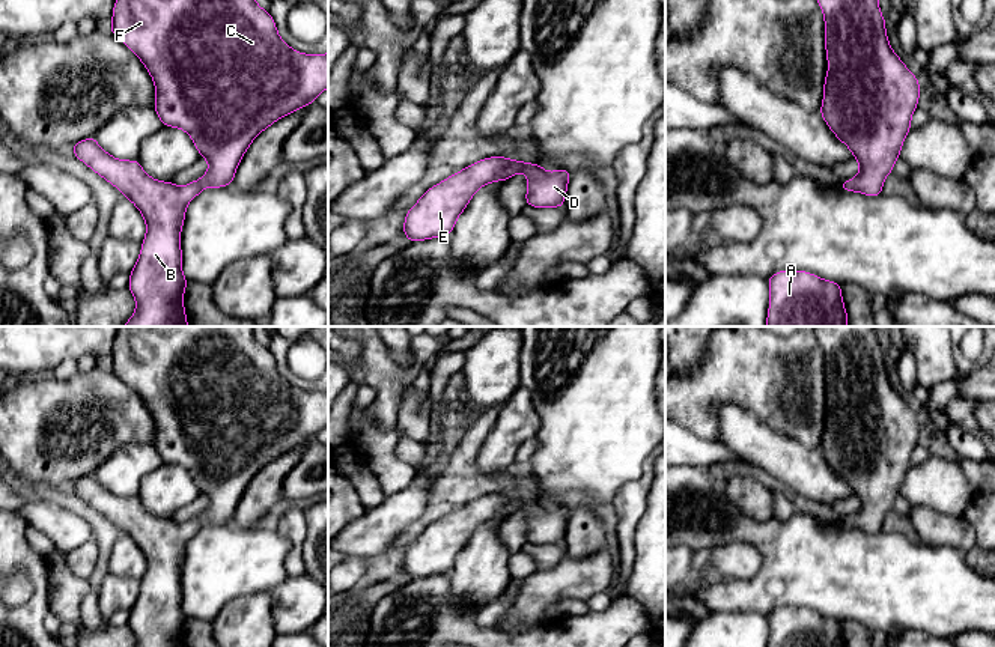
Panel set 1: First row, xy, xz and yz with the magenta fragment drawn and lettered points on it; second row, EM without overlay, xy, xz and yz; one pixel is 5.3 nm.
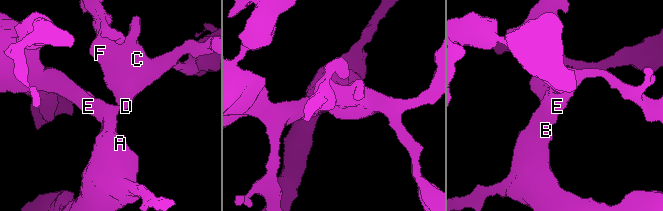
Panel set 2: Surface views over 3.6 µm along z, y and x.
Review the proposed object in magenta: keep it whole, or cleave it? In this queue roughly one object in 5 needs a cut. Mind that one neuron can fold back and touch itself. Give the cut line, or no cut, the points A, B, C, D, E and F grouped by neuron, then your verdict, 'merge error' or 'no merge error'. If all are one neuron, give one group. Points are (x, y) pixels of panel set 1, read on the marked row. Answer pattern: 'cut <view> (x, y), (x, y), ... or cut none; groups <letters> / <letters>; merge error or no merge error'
cut none; groups A B C D E F; no merge error

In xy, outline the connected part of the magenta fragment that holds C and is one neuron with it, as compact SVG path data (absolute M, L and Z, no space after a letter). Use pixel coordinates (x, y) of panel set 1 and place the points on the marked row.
M116 0L108 27L151 74L157 90L154 110L163 126L184 129L200 156L209 163L209 169L200 179L178 187L172 181L155 181L145 173L137 159L123 161L111 156L95 137L80 140L69 150L131 200L146 221L146 236L128 283L128 290L135 298L135 311L123 327L188 327L184 292L190 281L182 272L181 250L188 203L203 188L232 185L244 153L263 129L280 117L316 102L319 93L328 87L328 53L304 54L291 48L280 38L269 11L262 9L256 0Z

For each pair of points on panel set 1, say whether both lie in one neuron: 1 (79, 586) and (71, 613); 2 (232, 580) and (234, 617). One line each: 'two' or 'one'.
1: one
2: two

